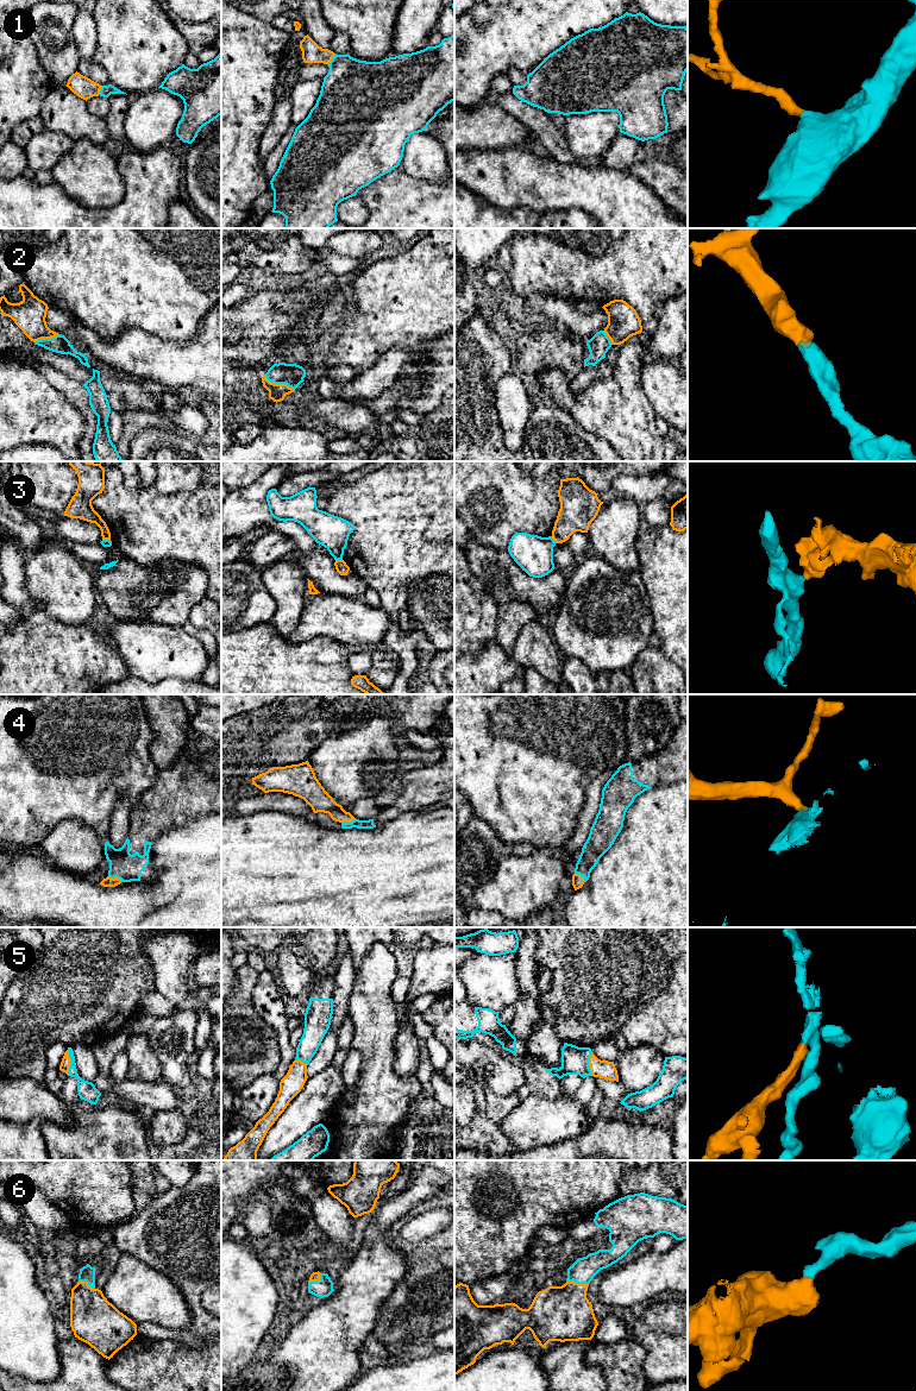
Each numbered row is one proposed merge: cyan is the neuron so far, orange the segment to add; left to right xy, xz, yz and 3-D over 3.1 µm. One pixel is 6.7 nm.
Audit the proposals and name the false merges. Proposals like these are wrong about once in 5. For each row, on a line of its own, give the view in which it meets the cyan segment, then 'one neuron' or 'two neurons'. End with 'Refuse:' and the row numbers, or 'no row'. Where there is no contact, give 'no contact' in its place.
1: xz | one neuron
2: xz | one neuron
3: xz | two neurons
4: xy | one neuron
5: xy | one neuron
6: yz | one neuron
Refuse: 3

